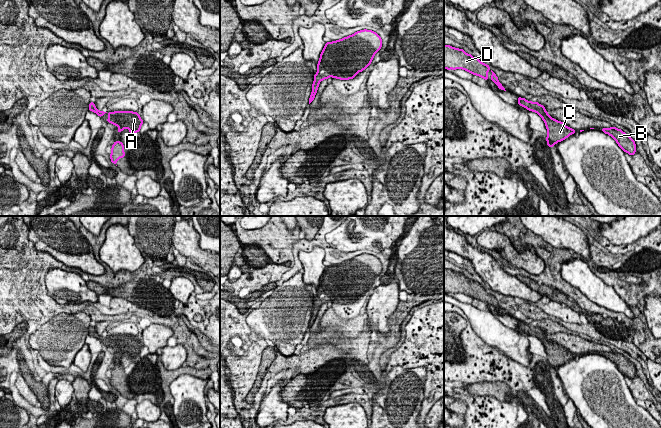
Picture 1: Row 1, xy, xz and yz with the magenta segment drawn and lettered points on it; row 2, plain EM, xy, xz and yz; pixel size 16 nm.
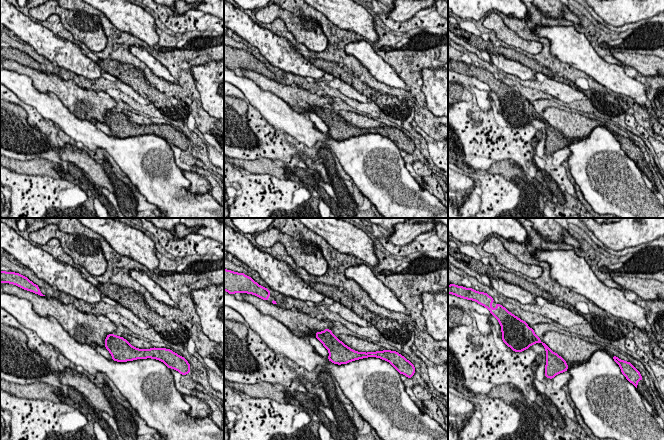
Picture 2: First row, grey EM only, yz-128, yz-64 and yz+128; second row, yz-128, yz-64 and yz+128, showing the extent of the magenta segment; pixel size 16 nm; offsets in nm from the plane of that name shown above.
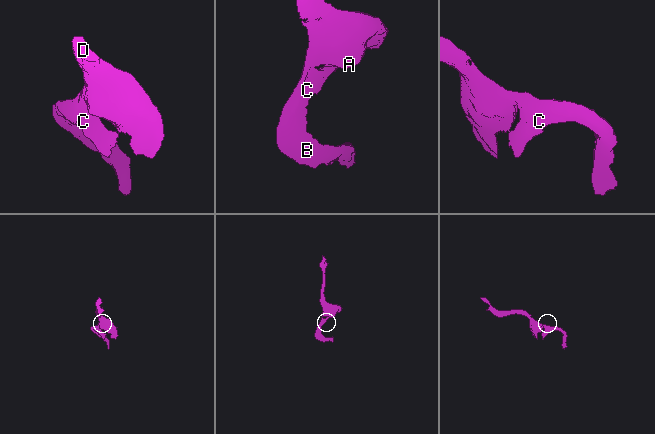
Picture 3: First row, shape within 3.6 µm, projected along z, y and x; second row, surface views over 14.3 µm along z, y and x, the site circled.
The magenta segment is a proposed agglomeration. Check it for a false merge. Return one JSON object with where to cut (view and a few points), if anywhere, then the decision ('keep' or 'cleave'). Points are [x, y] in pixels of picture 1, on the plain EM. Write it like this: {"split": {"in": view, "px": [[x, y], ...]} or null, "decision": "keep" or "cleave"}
{"split": null, "decision": "keep"}

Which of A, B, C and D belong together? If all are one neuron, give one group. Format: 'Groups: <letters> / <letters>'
Groups: A B C D

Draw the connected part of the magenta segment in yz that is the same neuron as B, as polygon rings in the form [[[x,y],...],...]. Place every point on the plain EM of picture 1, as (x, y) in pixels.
[[[602,351],[602,356],[610,359],[618,368],[618,370],[629,379],[633,380],[636,376],[636,368],[634,363],[623,356],[621,353],[616,351],[604,352]]]

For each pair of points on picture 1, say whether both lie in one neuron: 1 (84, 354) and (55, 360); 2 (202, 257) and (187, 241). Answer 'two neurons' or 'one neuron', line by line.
1: two neurons
2: one neuron

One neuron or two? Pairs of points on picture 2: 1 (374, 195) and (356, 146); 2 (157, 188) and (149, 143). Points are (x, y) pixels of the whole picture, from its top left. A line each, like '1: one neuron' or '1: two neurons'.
1: one neuron
2: one neuron

